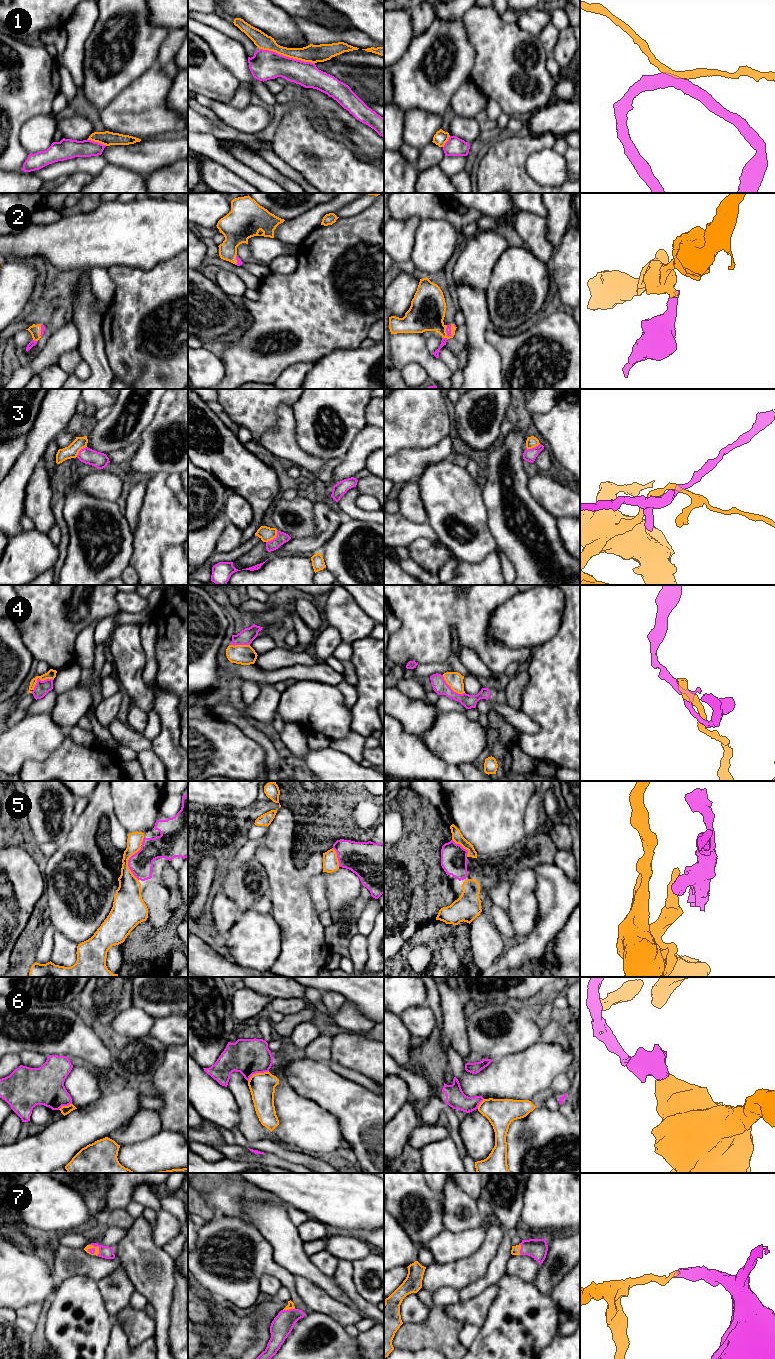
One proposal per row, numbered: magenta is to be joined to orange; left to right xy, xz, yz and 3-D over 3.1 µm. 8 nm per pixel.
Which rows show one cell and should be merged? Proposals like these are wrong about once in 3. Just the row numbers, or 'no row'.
2, 6, 7

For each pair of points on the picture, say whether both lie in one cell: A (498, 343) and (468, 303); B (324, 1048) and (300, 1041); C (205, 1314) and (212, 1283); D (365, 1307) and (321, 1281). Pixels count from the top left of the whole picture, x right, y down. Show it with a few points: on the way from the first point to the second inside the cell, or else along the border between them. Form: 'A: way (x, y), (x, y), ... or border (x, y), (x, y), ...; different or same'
A: border (486, 330), (485, 339), (498, 351); different
B: way (318, 1046), (314, 1042), (306, 1041); same
C: border (198, 1288), (204, 1293); different
D: border (335, 1283), (368, 1316); different

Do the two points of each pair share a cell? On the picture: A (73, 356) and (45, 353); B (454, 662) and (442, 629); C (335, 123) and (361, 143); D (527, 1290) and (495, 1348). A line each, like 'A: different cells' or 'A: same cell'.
A: different cells
B: different cells
C: same cell
D: same cell

